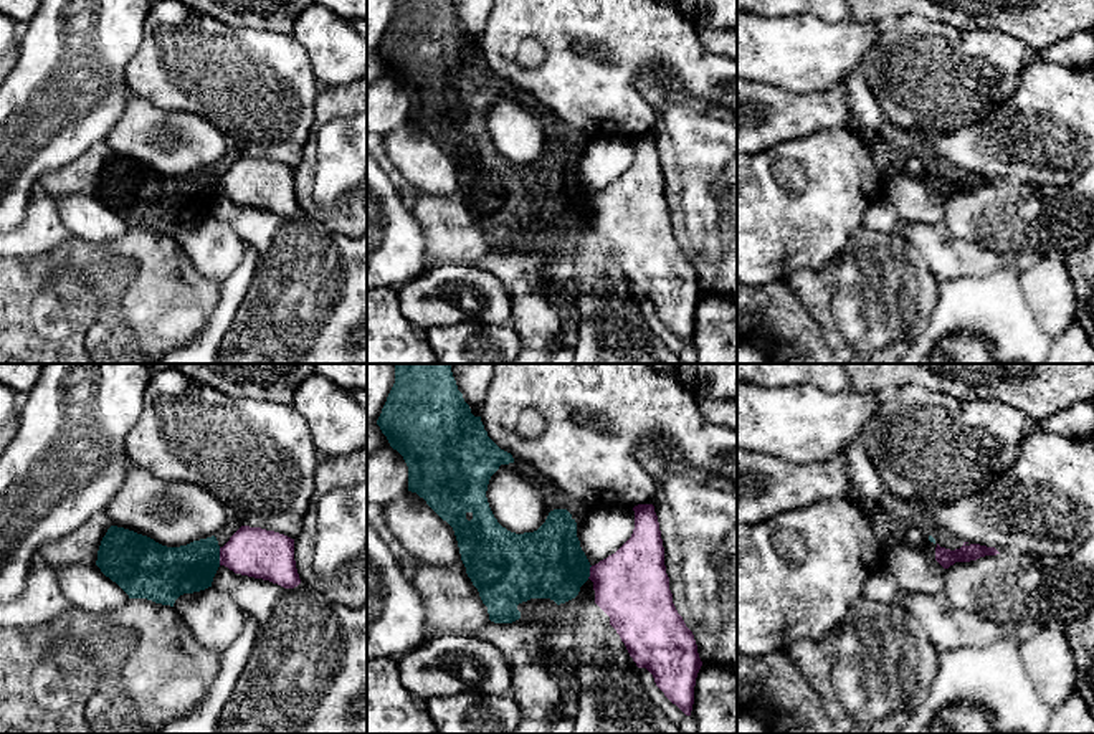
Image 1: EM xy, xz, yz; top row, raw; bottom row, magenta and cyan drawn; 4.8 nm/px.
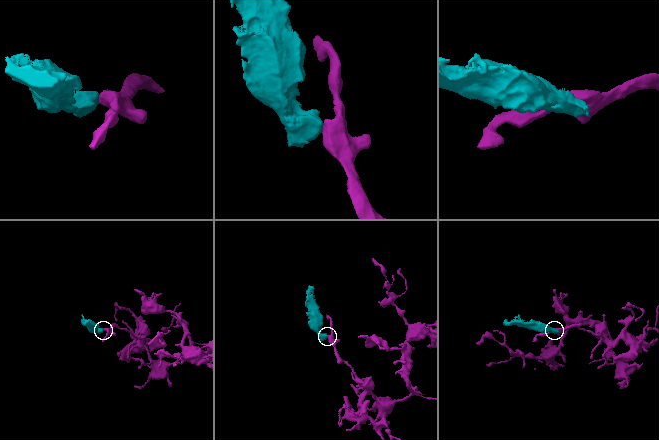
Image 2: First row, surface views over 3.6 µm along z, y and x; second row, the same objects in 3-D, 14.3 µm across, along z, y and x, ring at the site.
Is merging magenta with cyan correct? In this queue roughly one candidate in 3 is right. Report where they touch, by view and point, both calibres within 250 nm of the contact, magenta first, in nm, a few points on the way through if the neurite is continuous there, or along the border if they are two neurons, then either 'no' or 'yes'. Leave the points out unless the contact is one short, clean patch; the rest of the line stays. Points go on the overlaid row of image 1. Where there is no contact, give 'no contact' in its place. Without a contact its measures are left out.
contact xy (220, 556); calibres 240 and 240 nm; border xy (218, 548), (220, 564); no

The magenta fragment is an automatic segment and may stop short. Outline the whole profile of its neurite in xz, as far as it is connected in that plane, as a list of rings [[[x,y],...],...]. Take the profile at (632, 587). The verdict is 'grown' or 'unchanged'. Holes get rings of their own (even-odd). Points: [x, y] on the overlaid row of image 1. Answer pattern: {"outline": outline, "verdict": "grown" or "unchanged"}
{"outline": [[[638,504],[631,537],[611,555],[590,567],[595,603],[610,617],[630,656],[638,668],[646,668],[656,686],[686,716],[694,704],[694,686],[702,661],[692,632],[673,603],[669,577],[664,565],[664,547],[653,504]]], "verdict": "unchanged"}

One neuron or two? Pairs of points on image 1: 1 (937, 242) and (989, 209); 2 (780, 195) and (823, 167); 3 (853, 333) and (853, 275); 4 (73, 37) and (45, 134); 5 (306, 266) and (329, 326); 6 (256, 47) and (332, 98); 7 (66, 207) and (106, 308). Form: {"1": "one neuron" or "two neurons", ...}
{"1": "two neurons", "2": "one neuron", "3": "one neuron", "4": "one neuron", "5": "one neuron", "6": "two neurons", "7": "two neurons"}

